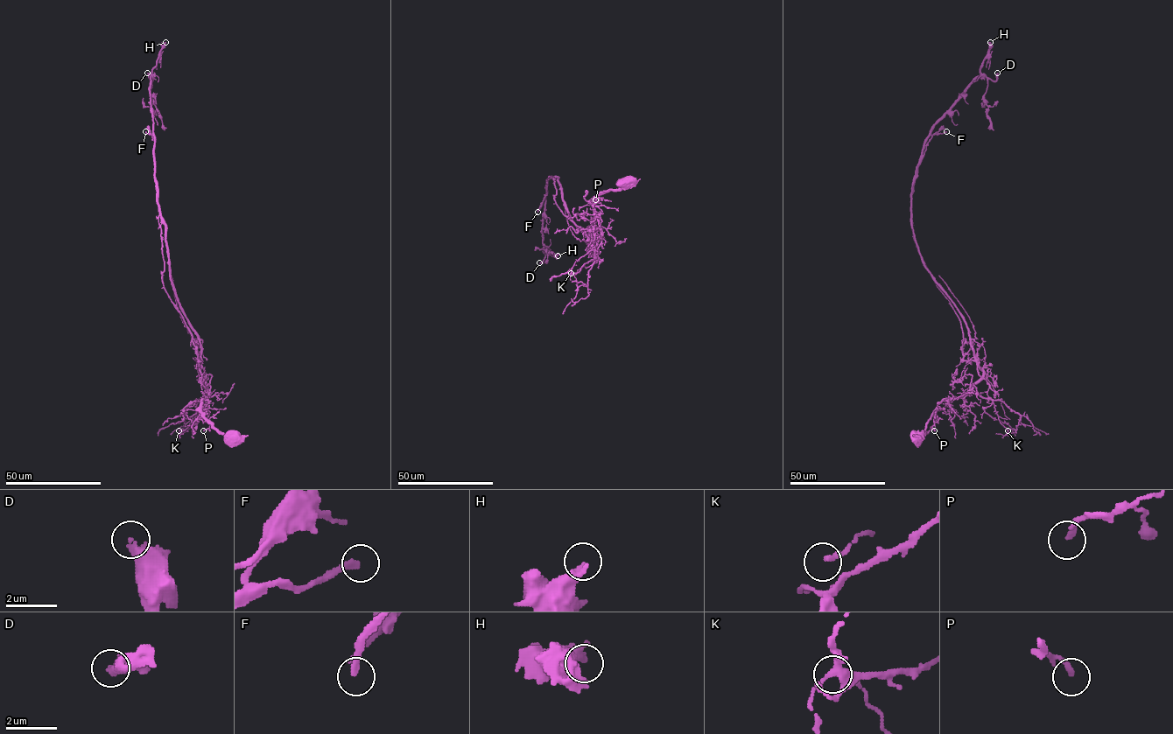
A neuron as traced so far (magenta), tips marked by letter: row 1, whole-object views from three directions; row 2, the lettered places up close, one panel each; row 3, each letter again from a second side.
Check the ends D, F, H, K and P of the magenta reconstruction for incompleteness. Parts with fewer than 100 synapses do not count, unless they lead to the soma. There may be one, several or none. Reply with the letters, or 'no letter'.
D, H

